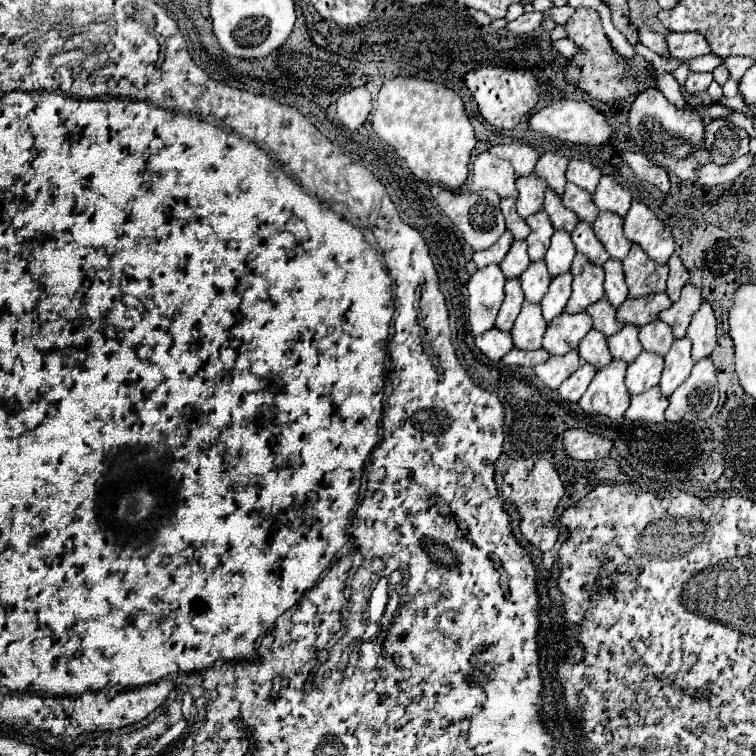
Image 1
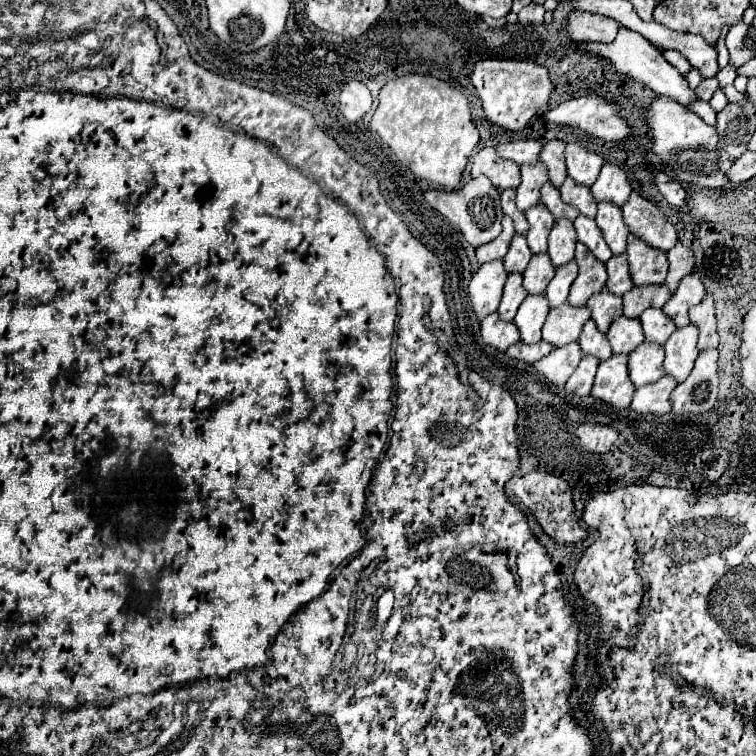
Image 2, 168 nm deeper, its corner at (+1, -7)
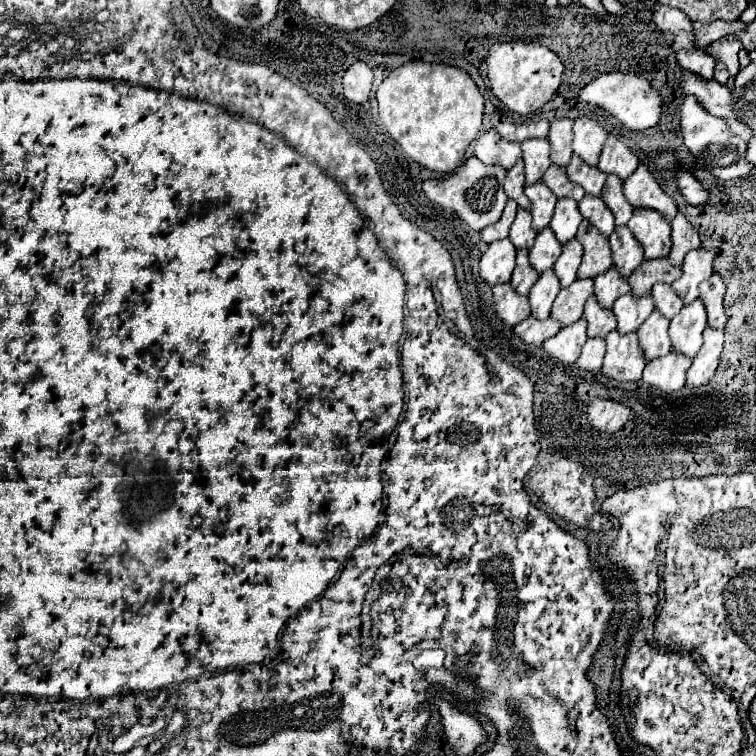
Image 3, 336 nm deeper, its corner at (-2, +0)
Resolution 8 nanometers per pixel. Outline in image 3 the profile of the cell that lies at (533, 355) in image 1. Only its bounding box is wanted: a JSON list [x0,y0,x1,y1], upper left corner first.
[515,316,561,344]

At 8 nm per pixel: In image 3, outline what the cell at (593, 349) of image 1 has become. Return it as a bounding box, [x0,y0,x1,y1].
[583,296,617,338]

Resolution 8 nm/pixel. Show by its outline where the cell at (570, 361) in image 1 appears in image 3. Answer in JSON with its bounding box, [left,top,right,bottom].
[545,320,587,365]

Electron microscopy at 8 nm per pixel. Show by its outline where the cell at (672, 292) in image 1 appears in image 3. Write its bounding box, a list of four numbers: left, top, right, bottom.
[669,212,701,266]

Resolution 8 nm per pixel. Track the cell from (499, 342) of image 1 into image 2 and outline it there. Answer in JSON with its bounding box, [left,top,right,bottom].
[482,313,520,351]

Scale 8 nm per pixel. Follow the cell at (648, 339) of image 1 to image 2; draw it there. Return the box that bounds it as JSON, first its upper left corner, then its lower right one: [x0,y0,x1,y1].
[640,309,676,345]

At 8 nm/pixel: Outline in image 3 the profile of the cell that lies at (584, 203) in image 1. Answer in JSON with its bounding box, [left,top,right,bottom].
[565,154,607,196]

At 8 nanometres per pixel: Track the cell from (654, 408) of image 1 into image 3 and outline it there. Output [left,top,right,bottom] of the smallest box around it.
[641,350,691,392]

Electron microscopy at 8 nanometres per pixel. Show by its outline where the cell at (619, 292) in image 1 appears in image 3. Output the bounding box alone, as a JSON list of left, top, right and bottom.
[609,226,643,278]

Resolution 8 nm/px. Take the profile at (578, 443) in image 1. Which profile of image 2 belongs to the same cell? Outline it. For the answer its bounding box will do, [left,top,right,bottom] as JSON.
[576,423,618,453]

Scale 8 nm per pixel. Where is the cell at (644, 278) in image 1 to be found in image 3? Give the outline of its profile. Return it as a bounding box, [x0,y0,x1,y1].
[627,208,671,258]

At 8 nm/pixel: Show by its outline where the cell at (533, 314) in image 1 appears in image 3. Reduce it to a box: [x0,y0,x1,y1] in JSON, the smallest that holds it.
[529,270,561,320]

